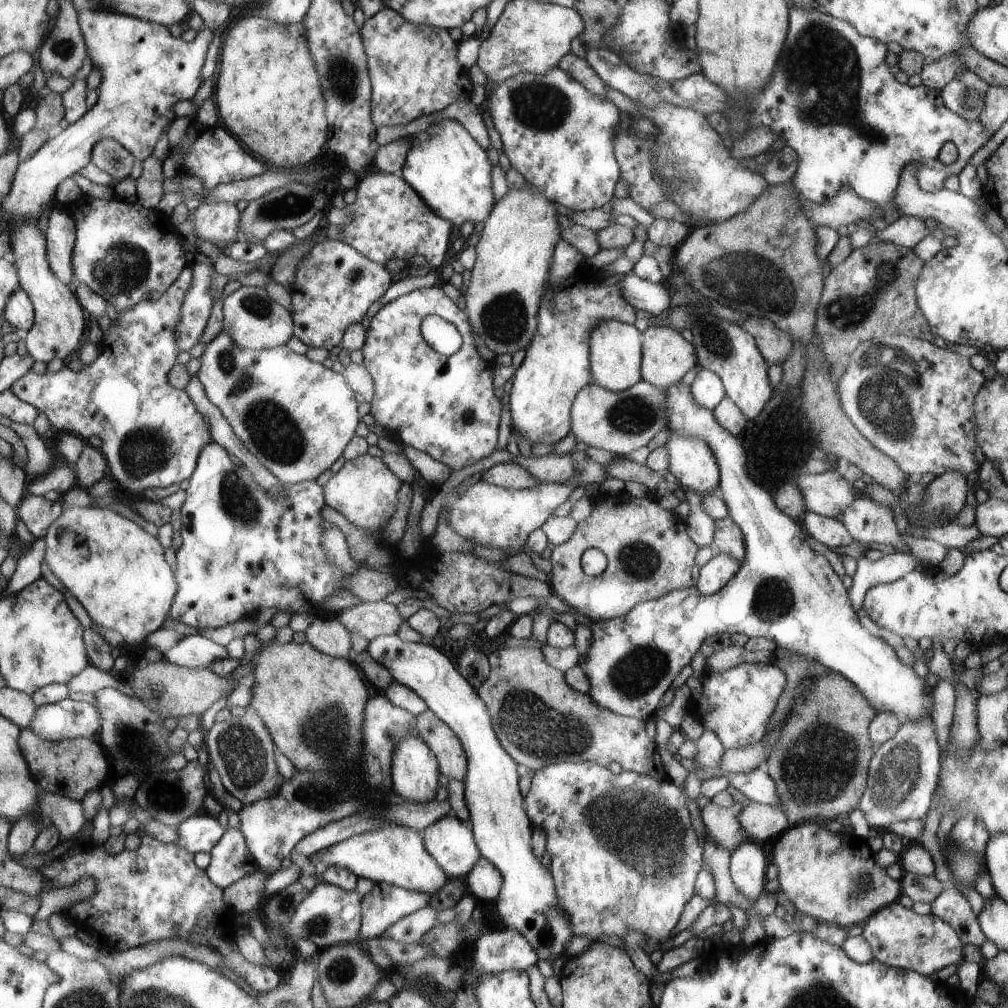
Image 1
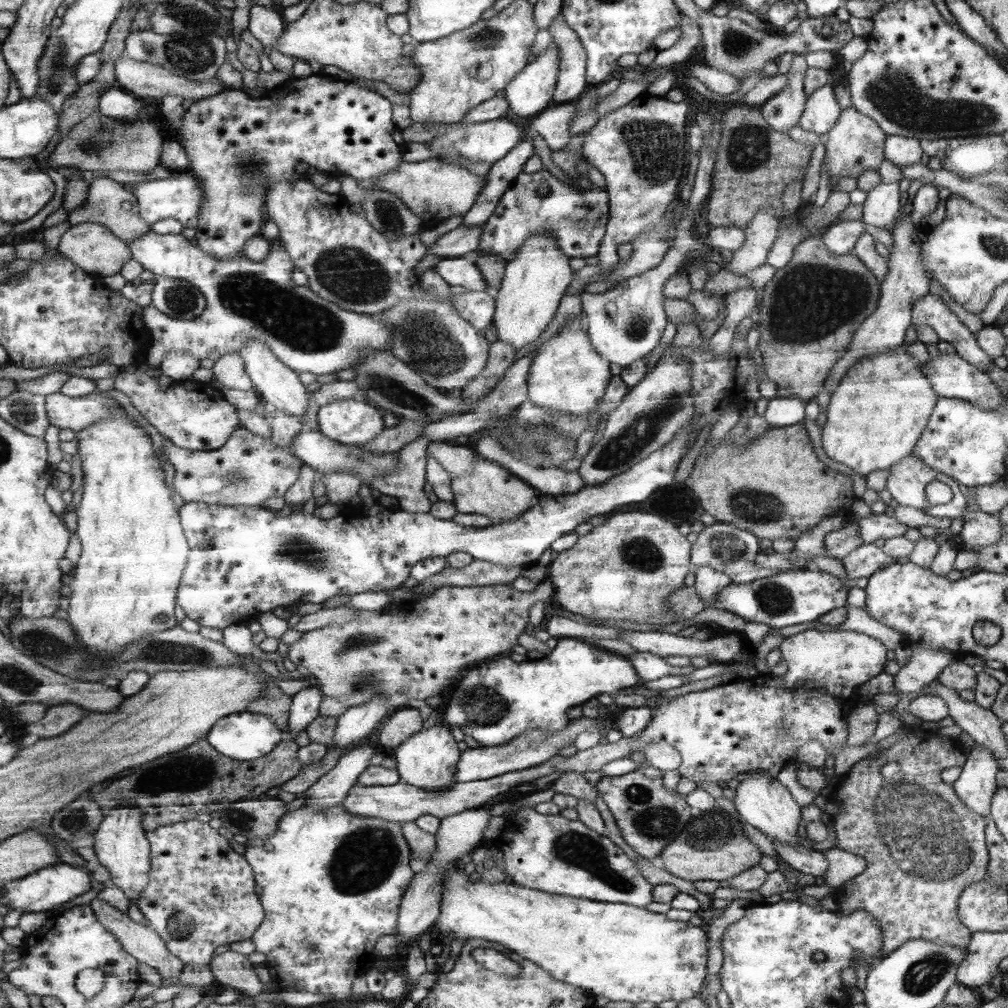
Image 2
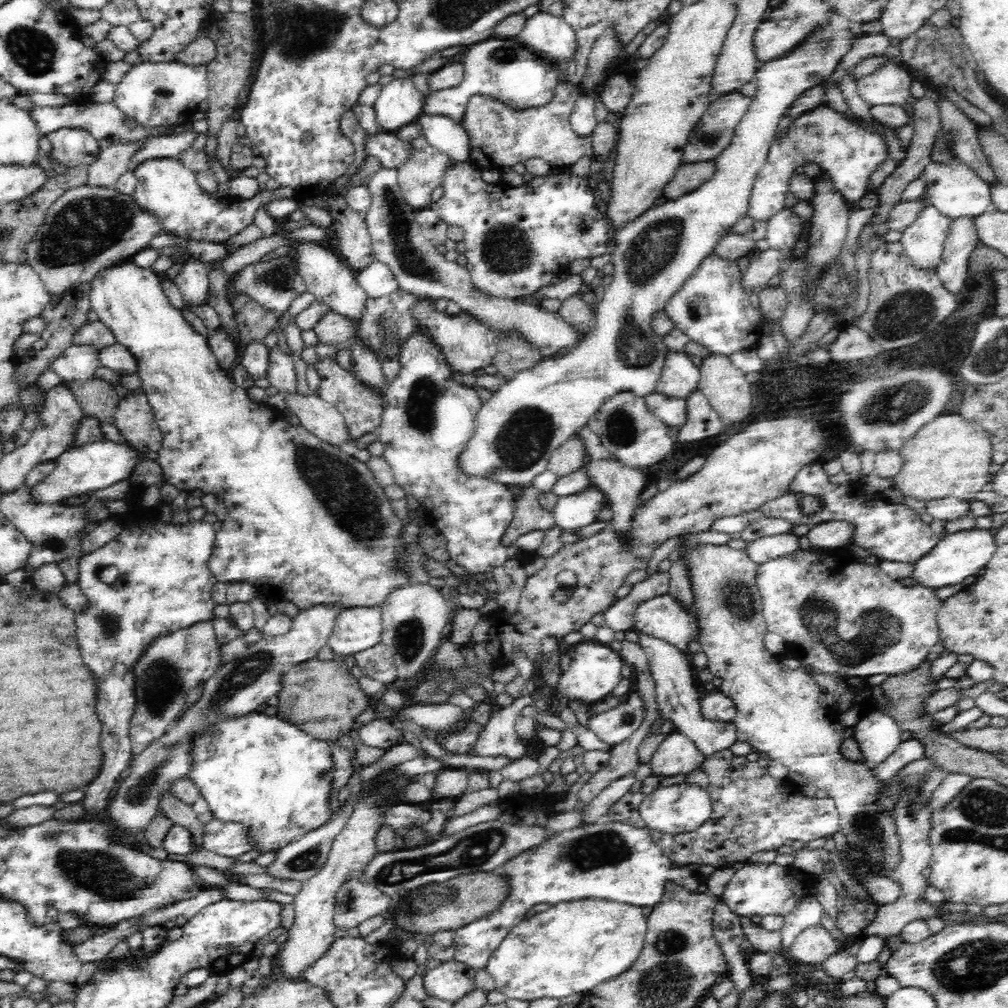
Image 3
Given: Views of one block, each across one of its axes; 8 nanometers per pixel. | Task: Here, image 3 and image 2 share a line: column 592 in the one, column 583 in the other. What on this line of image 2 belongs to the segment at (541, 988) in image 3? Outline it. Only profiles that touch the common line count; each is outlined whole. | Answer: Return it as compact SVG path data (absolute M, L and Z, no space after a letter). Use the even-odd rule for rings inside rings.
M448 864L444 871L442 910L433 928L435 942L455 938L488 939L503 944L531 960L540 968L547 969L556 980L562 980L590 990L596 996L605 996L614 1002L654 1002L664 1000L682 1002L700 995L706 976L708 943L703 926L672 920L665 914L624 903L606 903L580 900L576 897L548 894L540 890L514 886L510 882L486 883L470 879L463 866Z

